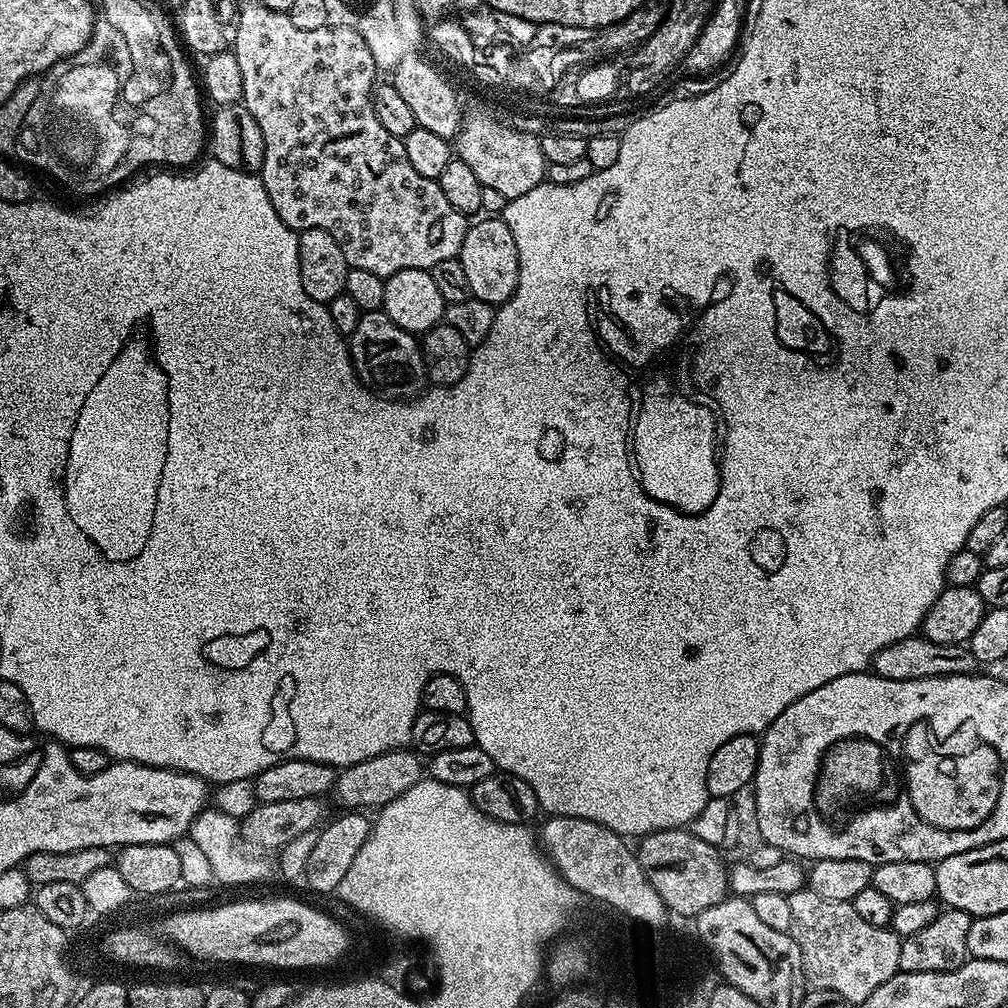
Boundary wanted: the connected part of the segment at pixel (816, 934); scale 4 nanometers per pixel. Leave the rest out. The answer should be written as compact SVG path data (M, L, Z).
M811 890L795 892L787 898L790 902L790 914L794 914L790 934L798 942L798 950L802 954L804 979L812 988L834 990L849 1005L854 1006L862 1002L862 998L869 996L877 986L882 986L886 978L900 971L901 937L897 936L891 927L870 926L870 922L863 920L858 910L854 910L851 902L830 902L822 898L822 894L814 894Z

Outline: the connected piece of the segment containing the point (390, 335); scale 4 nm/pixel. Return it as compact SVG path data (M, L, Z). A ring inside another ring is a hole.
M383 310L365 312L358 318L358 327L348 340L352 364L361 384L373 392L393 400L411 400L423 393L428 380L422 344L413 333L402 330Z

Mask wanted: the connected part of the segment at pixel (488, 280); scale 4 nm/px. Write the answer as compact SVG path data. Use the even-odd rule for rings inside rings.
M502 218L484 219L488 220L477 219L469 227L458 259L462 262L462 270L470 282L473 297L499 306L511 298L518 286L518 246L514 242L514 234L510 234L510 226L506 226Z

